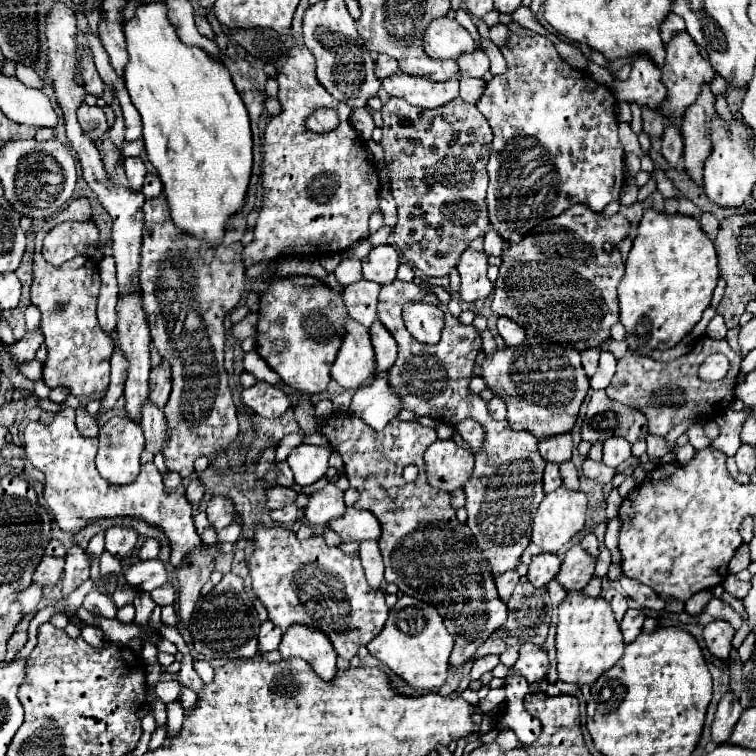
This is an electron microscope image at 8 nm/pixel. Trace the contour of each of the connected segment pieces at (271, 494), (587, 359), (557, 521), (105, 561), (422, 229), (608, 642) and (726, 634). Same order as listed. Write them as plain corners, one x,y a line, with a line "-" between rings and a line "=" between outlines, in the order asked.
270,485
270,487
266,489
266,505
268,505
268,509
284,507
284,505
288,505
288,503
294,501
292,495
296,495
292,489
284,489
284,487
=
592,347
592,349
584,349
582,351
582,365
586,369
586,375
592,377
596,367
598,367
598,359
600,359
600,349
=
558,487
548,493
536,511
532,541
542,551
556,553
584,527
586,505
588,499
582,491
=
105,550
100,557
101,577
104,578
110,573
120,574
121,570
120,561
=
398,97
382,107
384,161
392,177
398,223
392,241
408,263
428,277
448,275
460,253
488,229
484,205
492,129
476,105
456,97
440,109
420,109
=
568,593
558,607
556,625
556,655
558,677
564,683
592,687
602,673
612,669
624,655
624,639
618,623
612,617
610,605
602,597
586,597
584,593
=
712,621
710,625
704,627
702,637
706,641
708,651
720,659
720,661
728,661
730,651
732,651
732,637
734,637
734,629
728,621

